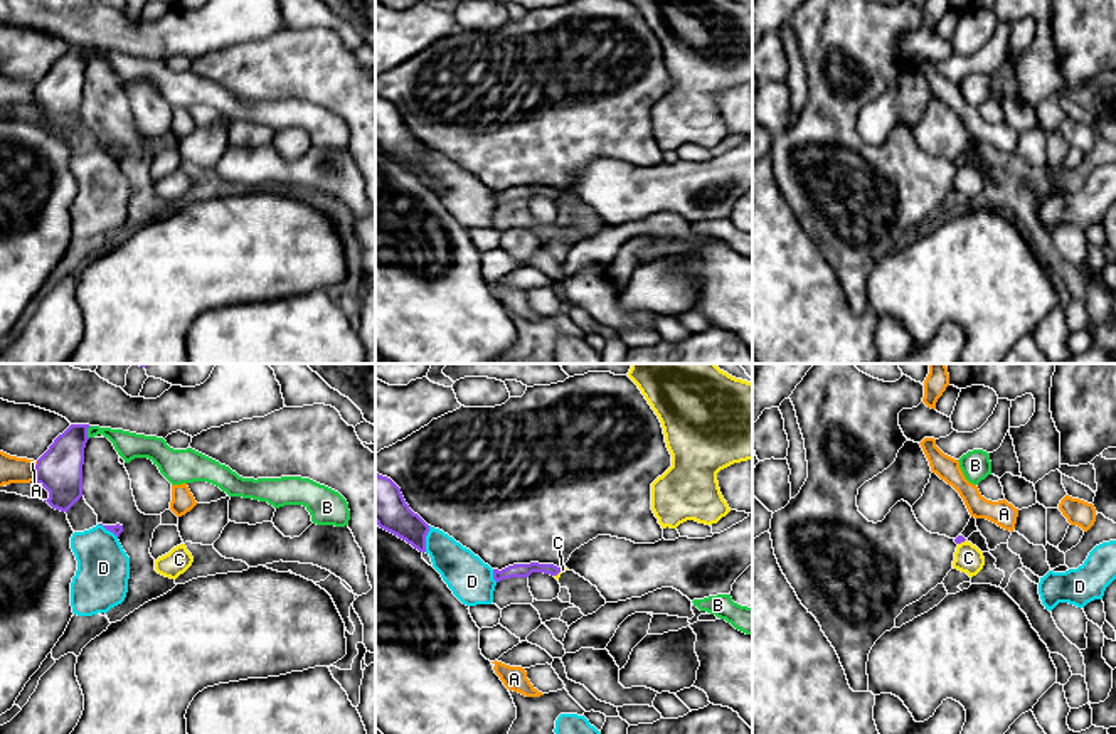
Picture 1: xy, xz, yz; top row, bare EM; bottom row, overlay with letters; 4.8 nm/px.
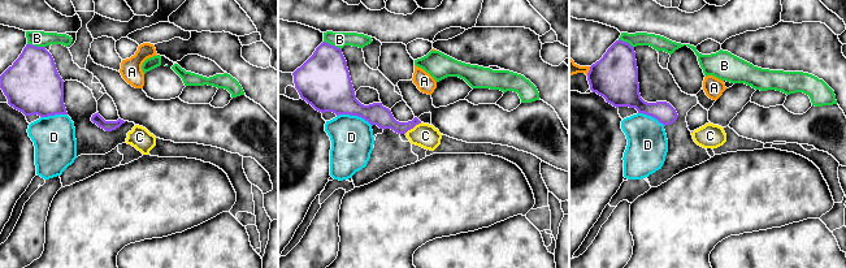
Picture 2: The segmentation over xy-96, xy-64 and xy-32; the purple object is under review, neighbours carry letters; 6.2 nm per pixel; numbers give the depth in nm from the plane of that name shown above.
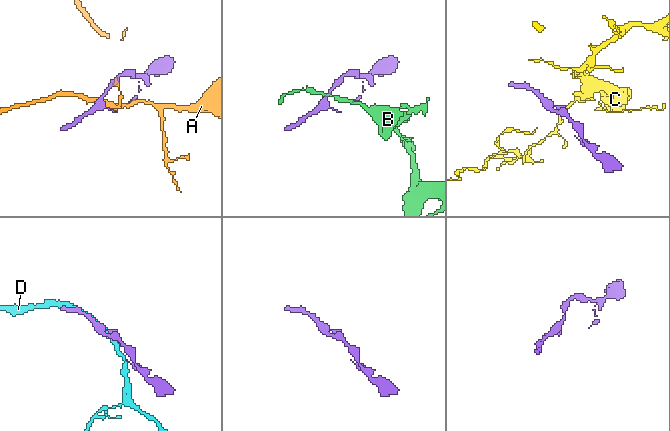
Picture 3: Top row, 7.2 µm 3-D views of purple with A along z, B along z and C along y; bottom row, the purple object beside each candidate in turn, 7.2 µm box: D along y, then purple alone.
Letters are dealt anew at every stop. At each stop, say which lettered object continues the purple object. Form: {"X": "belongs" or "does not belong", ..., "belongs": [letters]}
{"A": "does not belong", "B": "does not belong", "C": "does not belong", "D": "does not belong", "belongs": []}

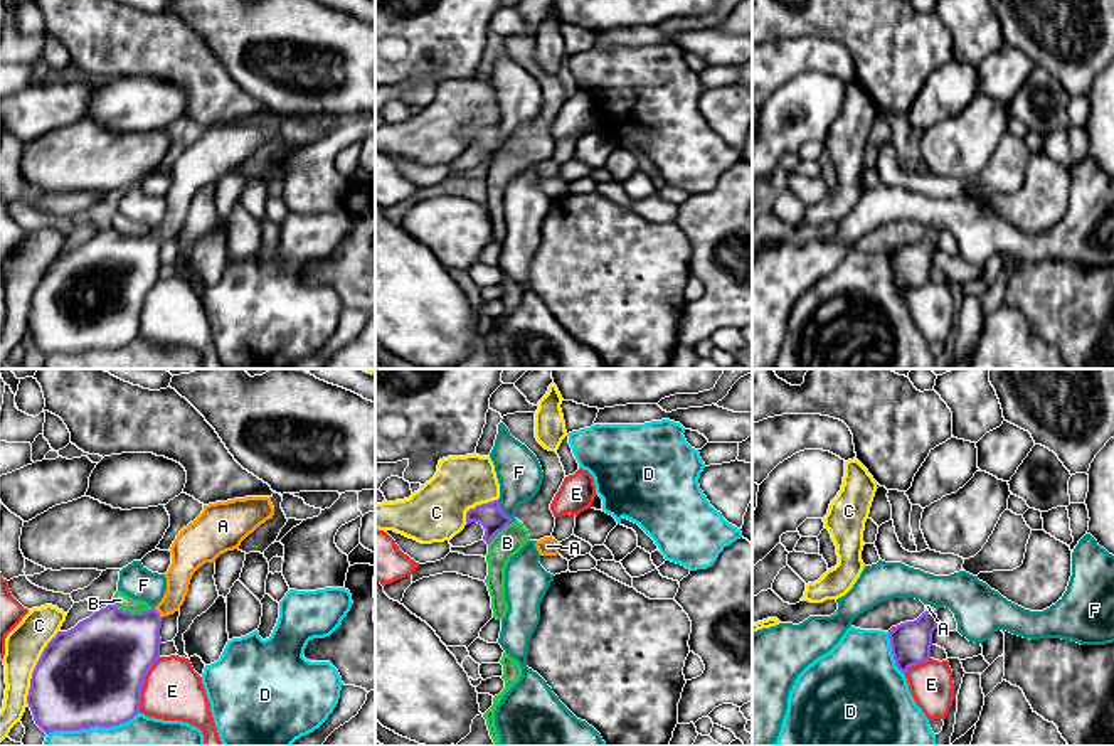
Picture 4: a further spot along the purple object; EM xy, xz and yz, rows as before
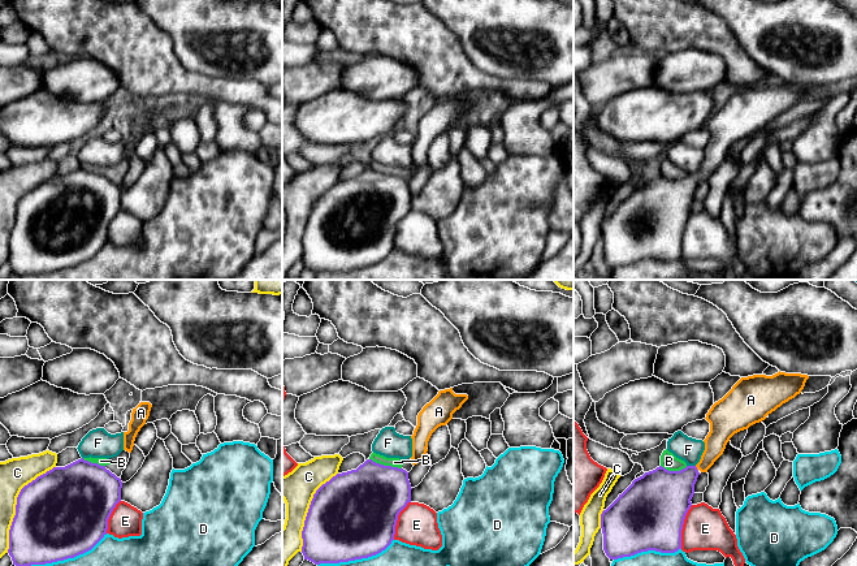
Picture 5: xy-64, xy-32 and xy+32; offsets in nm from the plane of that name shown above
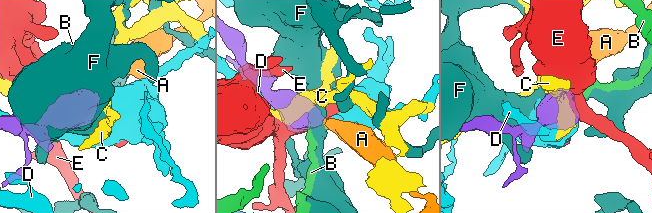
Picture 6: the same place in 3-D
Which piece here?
{"A": "belongs", "B": "does not belong", "C": "does not belong", "D": "does not belong", "E": "does not belong", "F": "does not belong", "belongs": ["A"]}

